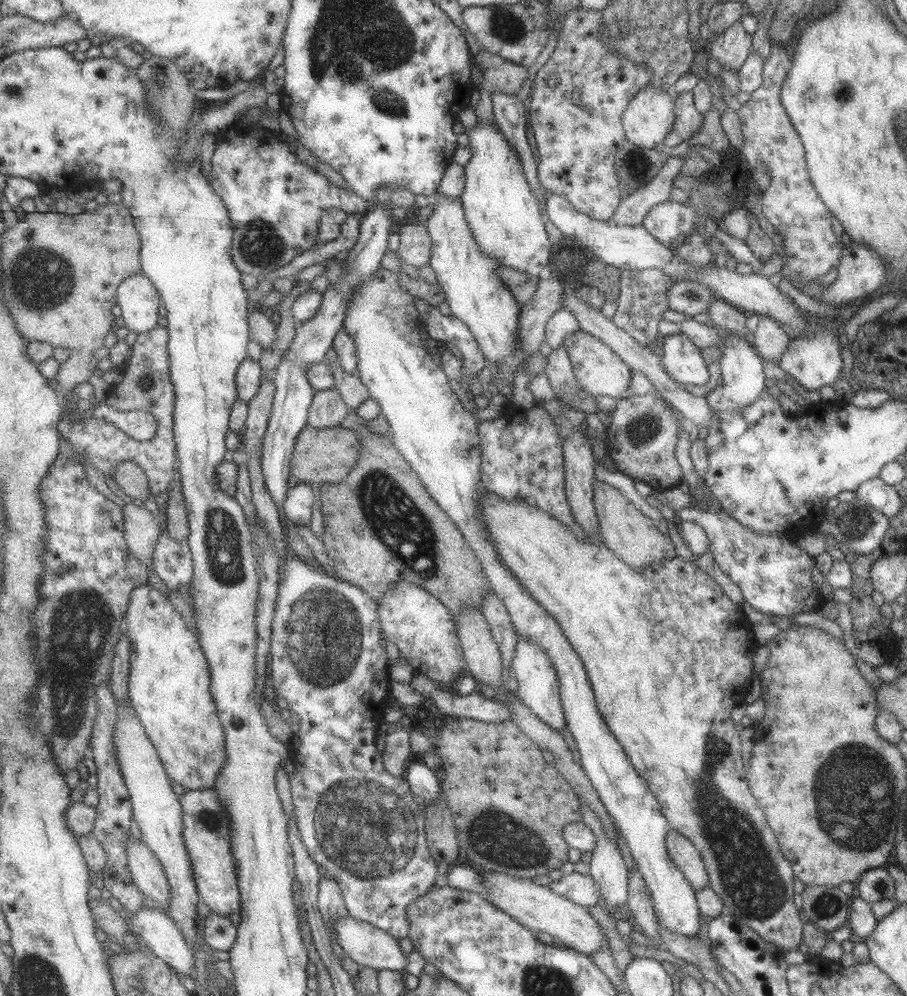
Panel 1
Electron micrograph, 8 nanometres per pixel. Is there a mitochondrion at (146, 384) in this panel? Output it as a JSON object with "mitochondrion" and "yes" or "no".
{"mitochondrion":"yes"}

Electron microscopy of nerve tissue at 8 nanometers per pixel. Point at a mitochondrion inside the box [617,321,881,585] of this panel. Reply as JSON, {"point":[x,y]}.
{"point":[856,519]}

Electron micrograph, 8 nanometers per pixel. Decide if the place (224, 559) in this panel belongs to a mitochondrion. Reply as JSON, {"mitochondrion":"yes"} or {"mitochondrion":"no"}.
{"mitochondrion":"yes"}

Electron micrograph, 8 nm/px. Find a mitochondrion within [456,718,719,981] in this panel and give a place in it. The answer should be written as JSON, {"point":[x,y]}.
{"point":[493,836]}

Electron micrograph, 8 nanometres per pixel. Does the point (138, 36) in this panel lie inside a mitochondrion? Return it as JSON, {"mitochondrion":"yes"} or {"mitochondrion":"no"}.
{"mitochondrion":"no"}

